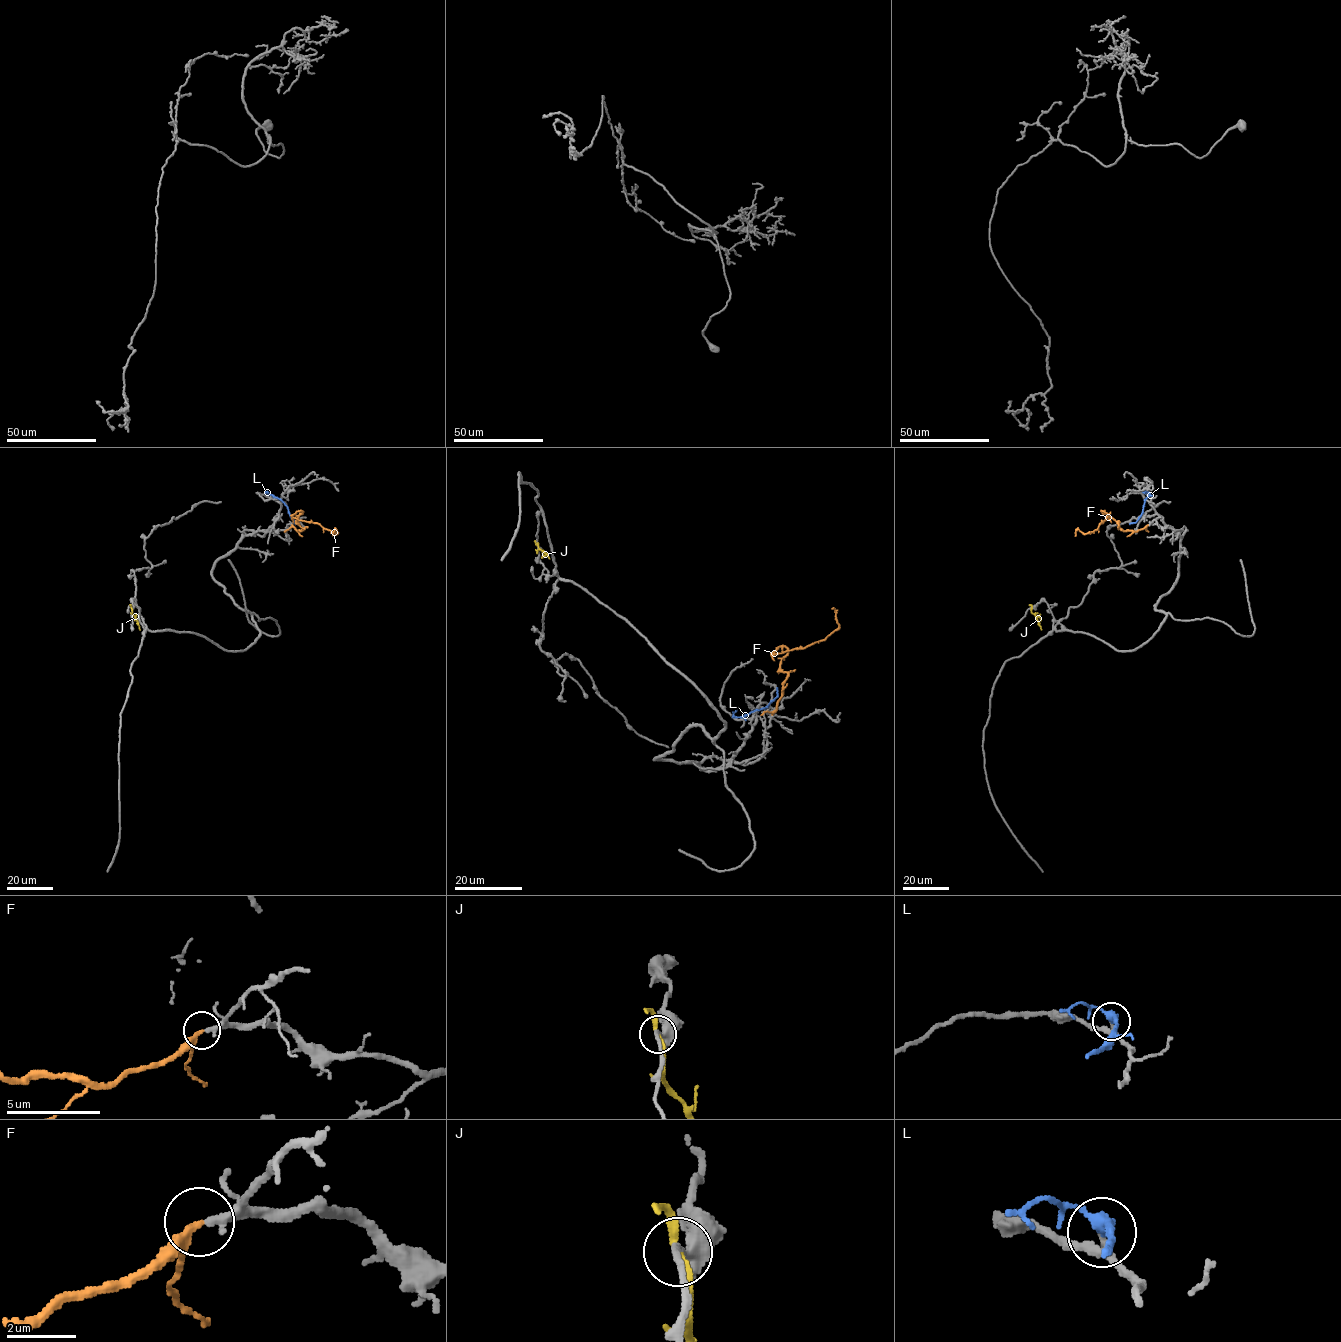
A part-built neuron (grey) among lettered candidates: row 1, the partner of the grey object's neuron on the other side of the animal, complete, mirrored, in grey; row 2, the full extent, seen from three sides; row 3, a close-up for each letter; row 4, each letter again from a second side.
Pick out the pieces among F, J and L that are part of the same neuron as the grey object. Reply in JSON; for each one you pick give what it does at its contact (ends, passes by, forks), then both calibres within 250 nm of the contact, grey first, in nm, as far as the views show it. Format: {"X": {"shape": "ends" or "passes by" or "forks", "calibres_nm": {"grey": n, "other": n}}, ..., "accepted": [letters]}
{"F": {"shape": "passes by", "calibres_nm": {"grey": 200, "other": 260}}, "accepted": ["F"]}

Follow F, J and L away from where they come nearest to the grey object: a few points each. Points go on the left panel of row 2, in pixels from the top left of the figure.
F: (292, 525), (297, 531), (302, 529), (297, 518), (303, 511), (292, 515), (336, 533), (335, 529), (334, 536)
J: (131, 608), (140, 630)
L: (265, 494), (279, 499), (295, 524)

